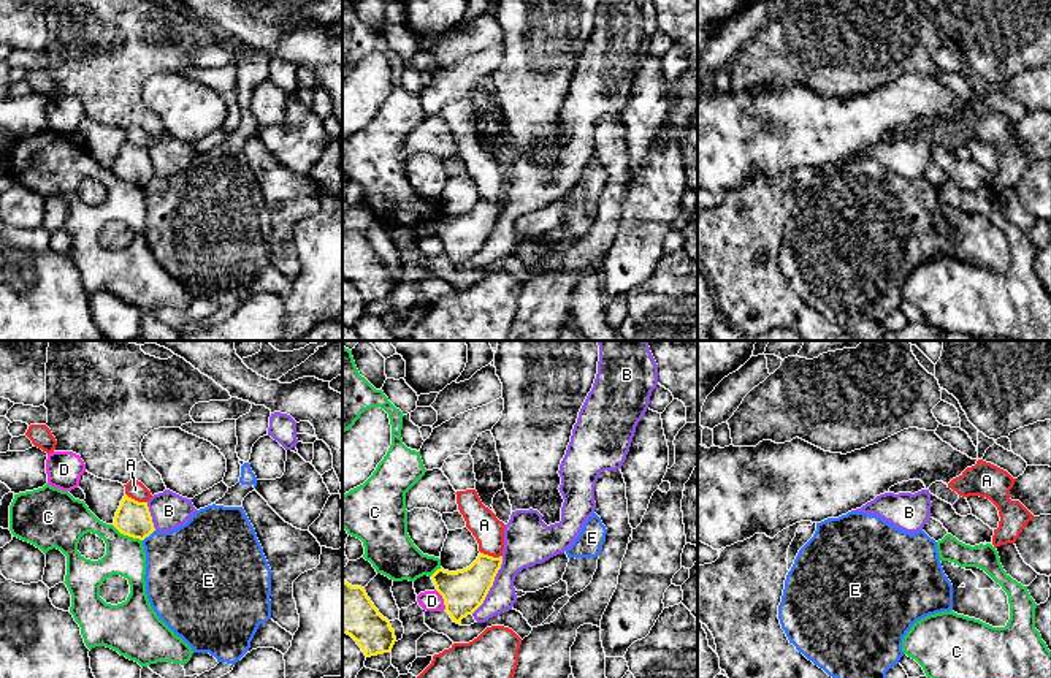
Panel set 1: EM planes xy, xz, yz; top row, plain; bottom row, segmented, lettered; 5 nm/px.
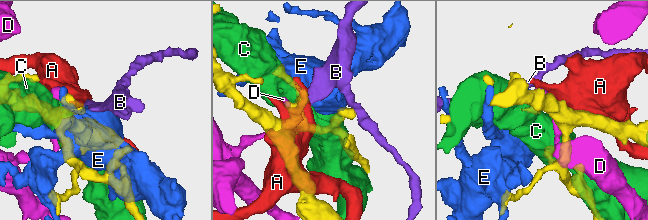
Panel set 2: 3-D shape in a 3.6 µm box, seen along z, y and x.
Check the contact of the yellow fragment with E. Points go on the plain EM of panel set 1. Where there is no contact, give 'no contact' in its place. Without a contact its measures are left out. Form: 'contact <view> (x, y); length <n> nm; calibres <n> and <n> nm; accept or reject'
contact xy (148, 181); length 90 nm; calibres 180 and 400 nm; reject

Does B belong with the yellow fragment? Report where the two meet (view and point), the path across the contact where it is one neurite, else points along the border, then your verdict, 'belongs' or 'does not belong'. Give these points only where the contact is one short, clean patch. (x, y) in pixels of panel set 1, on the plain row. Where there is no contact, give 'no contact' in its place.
contact xz (492, 230); border xz (503, 201), (493, 230), (485, 244), (471, 259); does not belong

